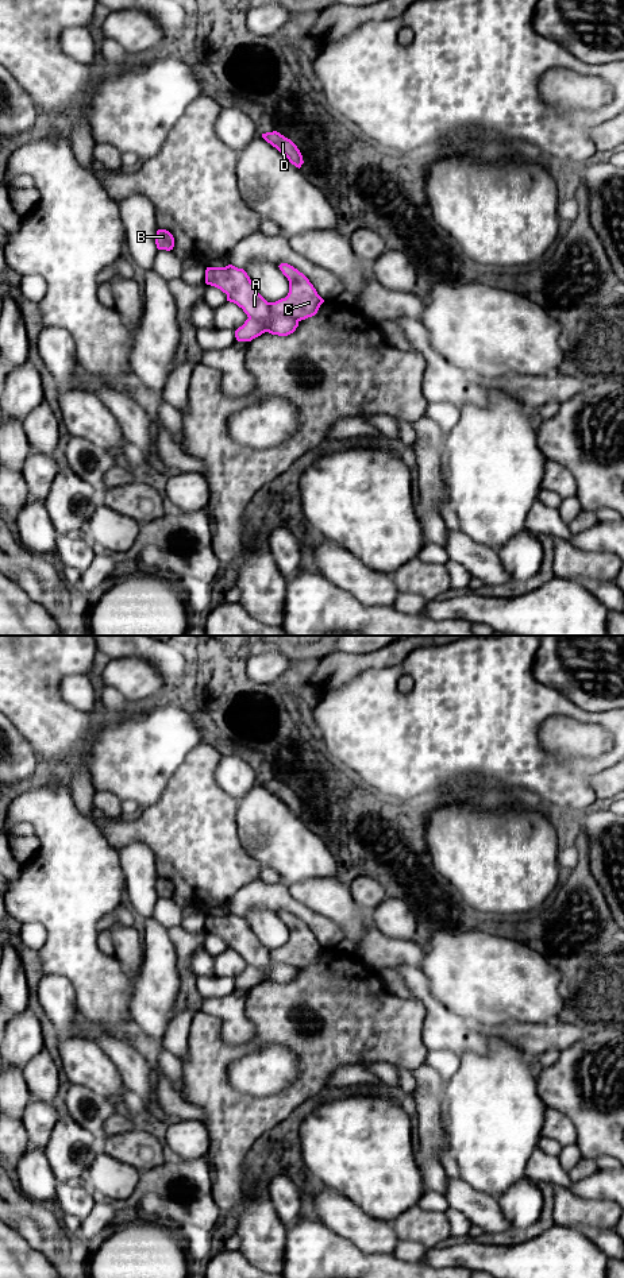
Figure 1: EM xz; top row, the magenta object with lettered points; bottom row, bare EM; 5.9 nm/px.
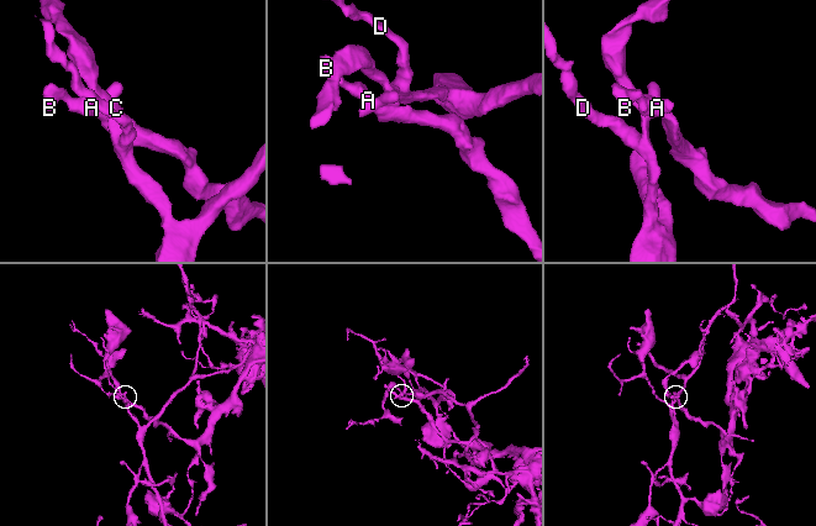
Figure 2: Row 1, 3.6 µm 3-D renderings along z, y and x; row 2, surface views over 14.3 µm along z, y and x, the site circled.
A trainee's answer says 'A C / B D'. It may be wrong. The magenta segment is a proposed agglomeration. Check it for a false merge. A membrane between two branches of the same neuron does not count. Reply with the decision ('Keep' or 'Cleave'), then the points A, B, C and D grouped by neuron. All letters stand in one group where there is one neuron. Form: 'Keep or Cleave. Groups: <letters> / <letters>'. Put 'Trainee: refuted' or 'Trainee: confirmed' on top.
Trainee: refuted
Cleave. Groups: A B / C D

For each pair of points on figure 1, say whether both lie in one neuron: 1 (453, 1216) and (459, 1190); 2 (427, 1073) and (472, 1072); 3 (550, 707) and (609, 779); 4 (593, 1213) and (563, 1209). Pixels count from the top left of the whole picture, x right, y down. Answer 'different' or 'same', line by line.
1: different
2: different
3: different
4: same

